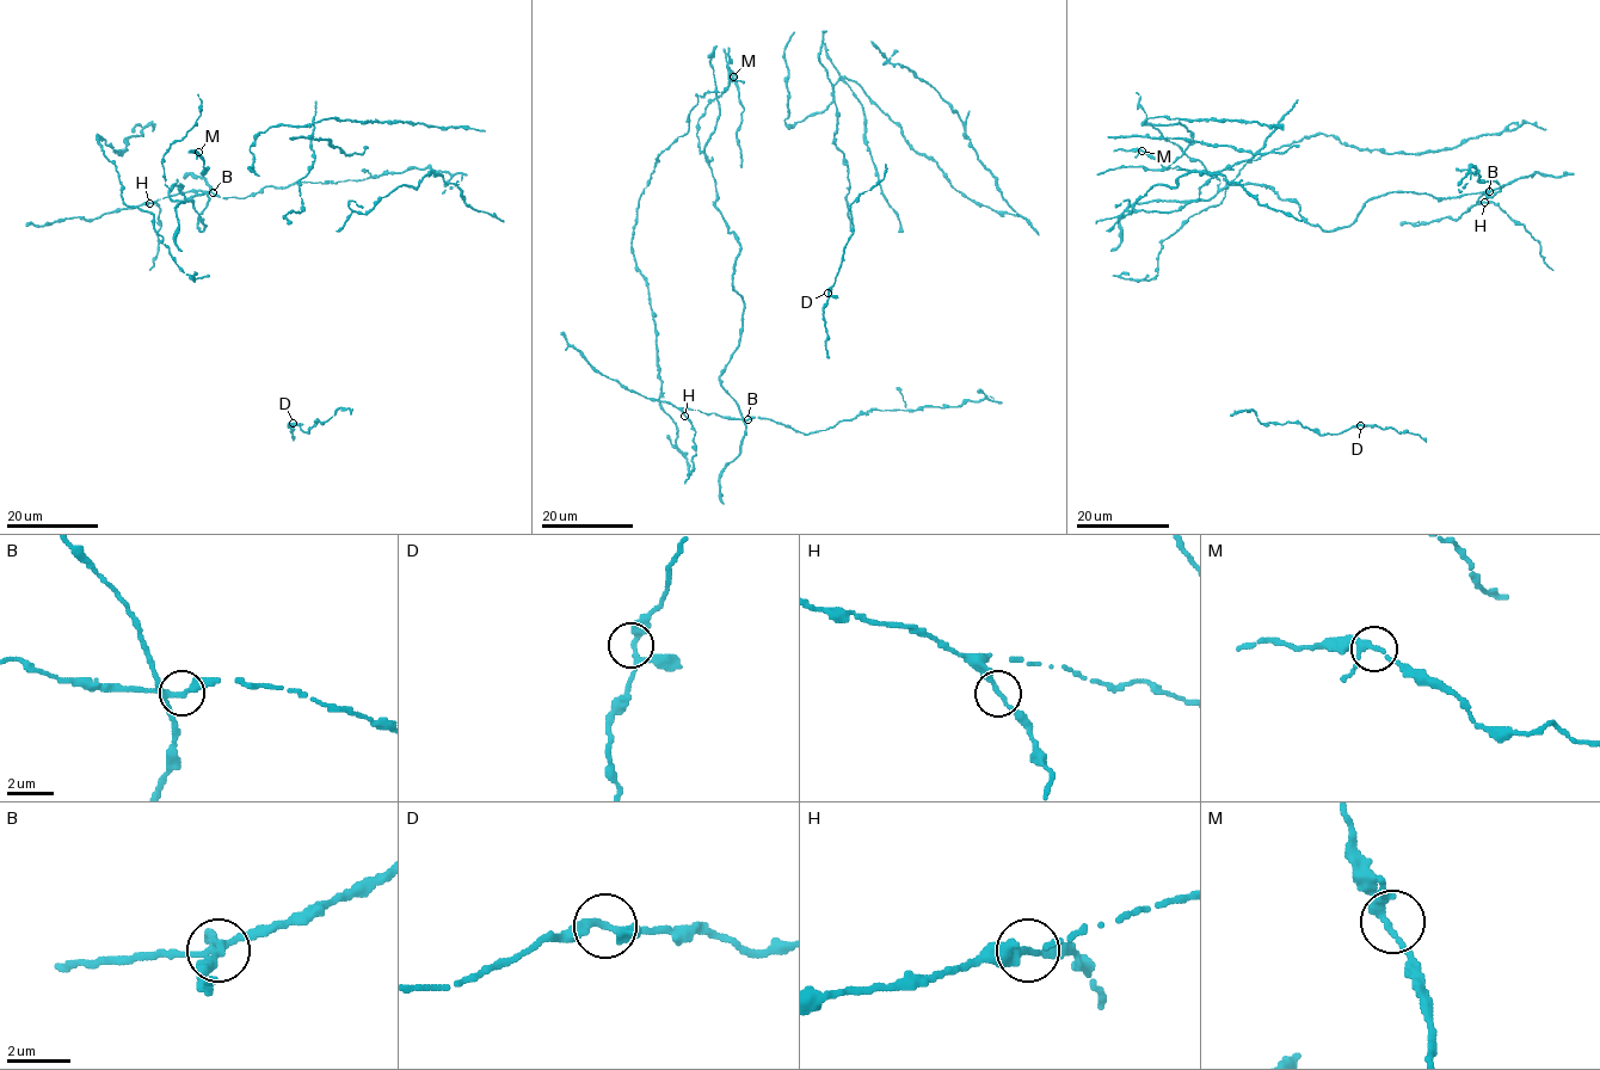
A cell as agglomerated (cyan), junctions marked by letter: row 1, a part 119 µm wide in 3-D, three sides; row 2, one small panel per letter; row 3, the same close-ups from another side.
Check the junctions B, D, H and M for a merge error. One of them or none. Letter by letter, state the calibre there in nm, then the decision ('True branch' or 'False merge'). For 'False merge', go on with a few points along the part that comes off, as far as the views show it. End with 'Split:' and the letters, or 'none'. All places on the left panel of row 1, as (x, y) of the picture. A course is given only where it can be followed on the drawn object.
B: Thickness 200 nm. True branch
D: Thickness 240 nm. True branch
H: Thickness 240 nm. True branch
M: Thickness 220 nm. True branch
Split: none

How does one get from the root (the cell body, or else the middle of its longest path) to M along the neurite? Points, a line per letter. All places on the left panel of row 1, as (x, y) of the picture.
M: (208, 170), (198, 152)

